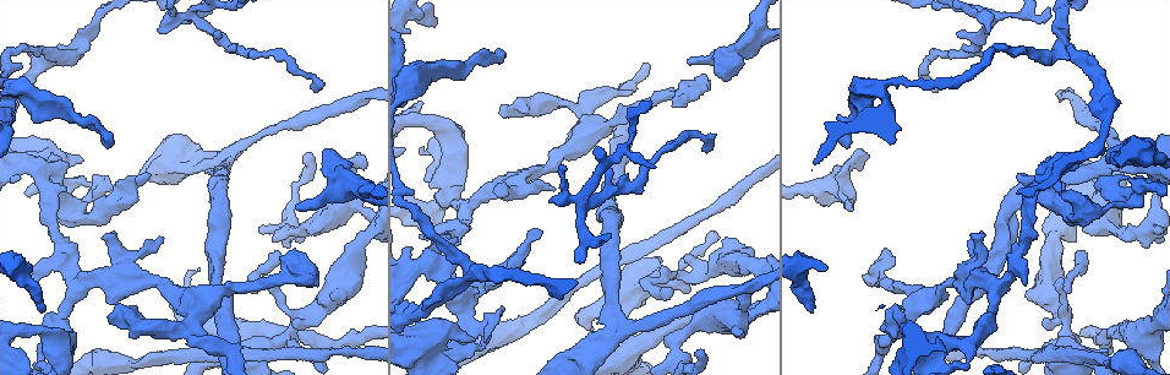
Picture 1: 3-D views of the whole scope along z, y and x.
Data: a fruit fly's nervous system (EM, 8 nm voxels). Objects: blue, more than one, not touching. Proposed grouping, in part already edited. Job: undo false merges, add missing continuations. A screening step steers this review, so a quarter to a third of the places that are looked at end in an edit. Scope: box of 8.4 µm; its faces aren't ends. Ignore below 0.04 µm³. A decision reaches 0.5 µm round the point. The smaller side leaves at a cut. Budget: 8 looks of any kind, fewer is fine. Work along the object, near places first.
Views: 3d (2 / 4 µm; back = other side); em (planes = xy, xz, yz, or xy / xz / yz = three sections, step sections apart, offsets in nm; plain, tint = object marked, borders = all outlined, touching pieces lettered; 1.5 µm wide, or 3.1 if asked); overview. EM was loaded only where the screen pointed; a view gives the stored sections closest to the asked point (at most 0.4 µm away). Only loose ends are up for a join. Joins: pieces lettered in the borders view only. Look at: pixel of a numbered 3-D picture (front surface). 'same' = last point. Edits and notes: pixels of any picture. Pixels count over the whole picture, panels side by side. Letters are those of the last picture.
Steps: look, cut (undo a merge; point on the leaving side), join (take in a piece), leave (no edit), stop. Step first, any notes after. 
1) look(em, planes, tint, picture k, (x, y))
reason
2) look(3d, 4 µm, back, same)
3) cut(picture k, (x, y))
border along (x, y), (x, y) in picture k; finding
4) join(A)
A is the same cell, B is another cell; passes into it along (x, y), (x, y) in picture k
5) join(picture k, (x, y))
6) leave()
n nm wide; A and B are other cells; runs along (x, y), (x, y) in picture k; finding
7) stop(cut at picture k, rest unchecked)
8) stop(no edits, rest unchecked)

look(3d, 4 µm, picture 1, (284, 235))
thick turns thin

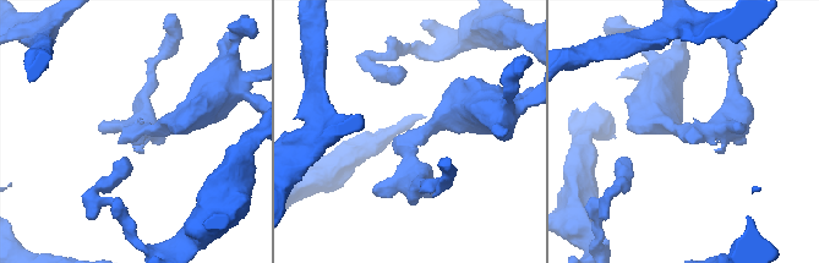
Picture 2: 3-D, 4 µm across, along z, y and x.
look(em, xy, step 8, borders, picture 2, (691, 132))

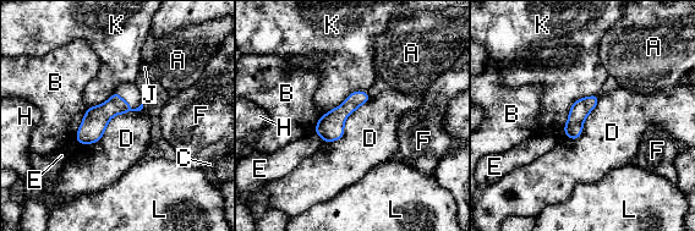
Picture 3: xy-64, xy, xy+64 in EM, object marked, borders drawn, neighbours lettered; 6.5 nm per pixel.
look(em, planes, borders, same)
cut it another way

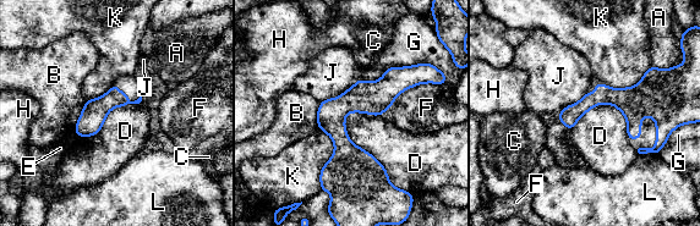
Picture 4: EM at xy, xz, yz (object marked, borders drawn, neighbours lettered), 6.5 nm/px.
leave()
A, B, C, D, E, F, G, H, J, K and L are other cells; runs along (411, 69), (339, 115), (345, 183) in picture 4; one cell here

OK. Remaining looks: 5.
look(em, yz, step 4, plain, picture 1, (705, 151))
branch stops here

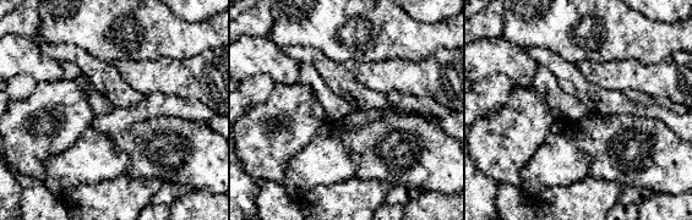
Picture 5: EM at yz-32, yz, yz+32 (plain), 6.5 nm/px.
look(em, yz, step 4, borders, same)
see the neighbours

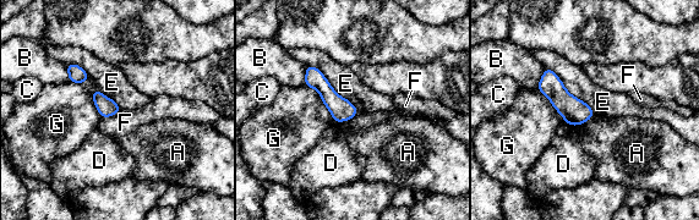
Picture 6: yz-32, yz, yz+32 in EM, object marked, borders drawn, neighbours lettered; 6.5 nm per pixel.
leave()
A, B, C, D, E, F and G are other cells; runs along (309, 69), (327, 93), (349, 115) in picture 6; none of them fits

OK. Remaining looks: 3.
look(3d, 2 µm, picture 1, (851, 208))
free end

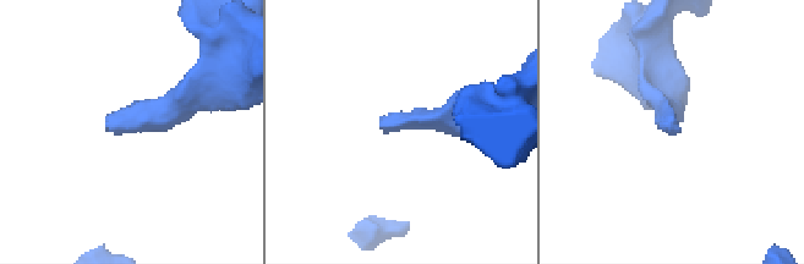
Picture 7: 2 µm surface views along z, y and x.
look(em, planes, borders, picture 7, (382, 126))
need the tissue

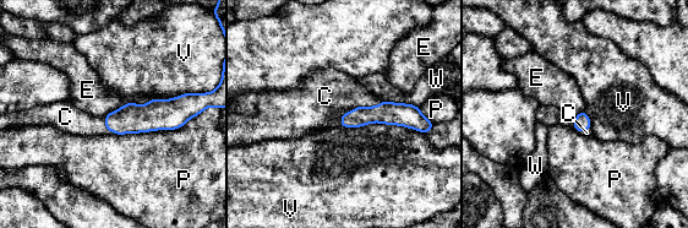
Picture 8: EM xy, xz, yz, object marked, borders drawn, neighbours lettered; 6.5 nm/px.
join(C)
C is the same cell, E, P, V and W are other cells; passes into it along (388, 113), (358, 107), (325, 96) in picture 8; it goes on there

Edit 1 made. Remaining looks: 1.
stop(join at picture 8, rest unchecked)

